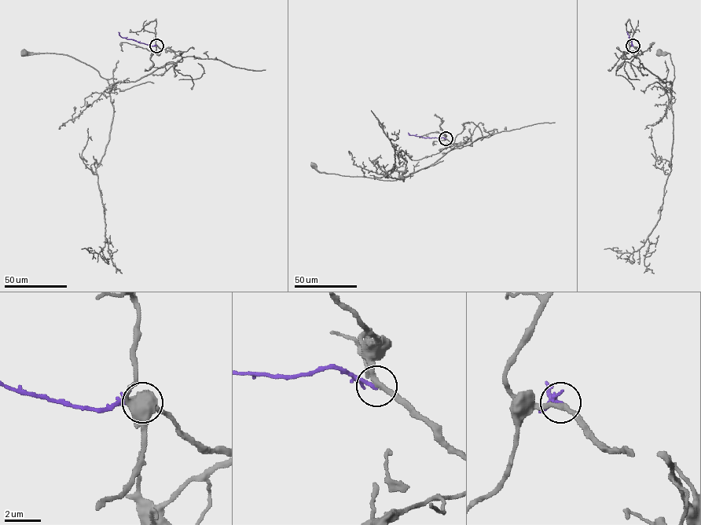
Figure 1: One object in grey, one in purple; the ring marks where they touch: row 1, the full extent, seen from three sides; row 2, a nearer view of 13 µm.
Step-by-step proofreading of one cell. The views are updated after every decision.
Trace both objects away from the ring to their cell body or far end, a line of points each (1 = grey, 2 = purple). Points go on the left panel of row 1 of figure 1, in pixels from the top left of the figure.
1: (156, 45), (180, 56), (181, 60), (111, 87), (96, 69), (67, 55), (25, 54)
2: (156, 45), (122, 38), (118, 31)

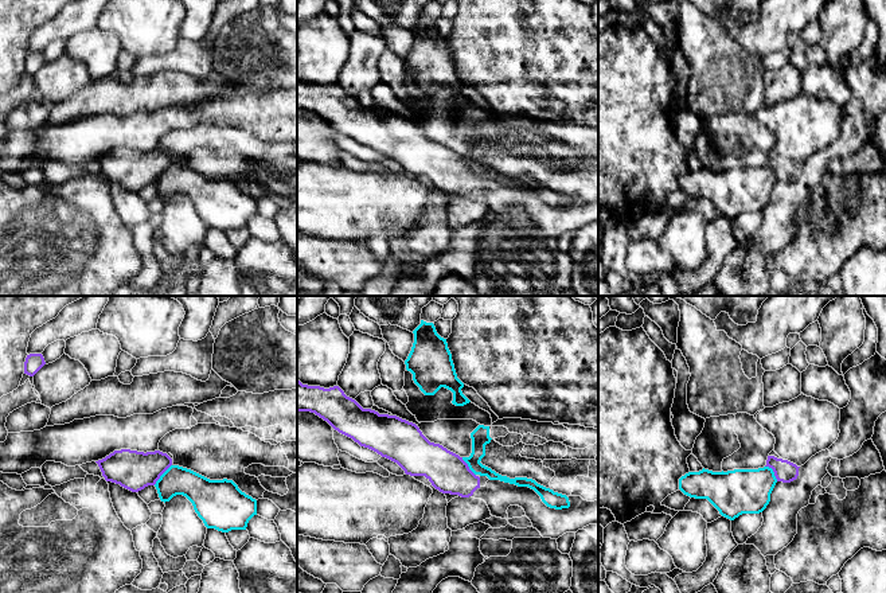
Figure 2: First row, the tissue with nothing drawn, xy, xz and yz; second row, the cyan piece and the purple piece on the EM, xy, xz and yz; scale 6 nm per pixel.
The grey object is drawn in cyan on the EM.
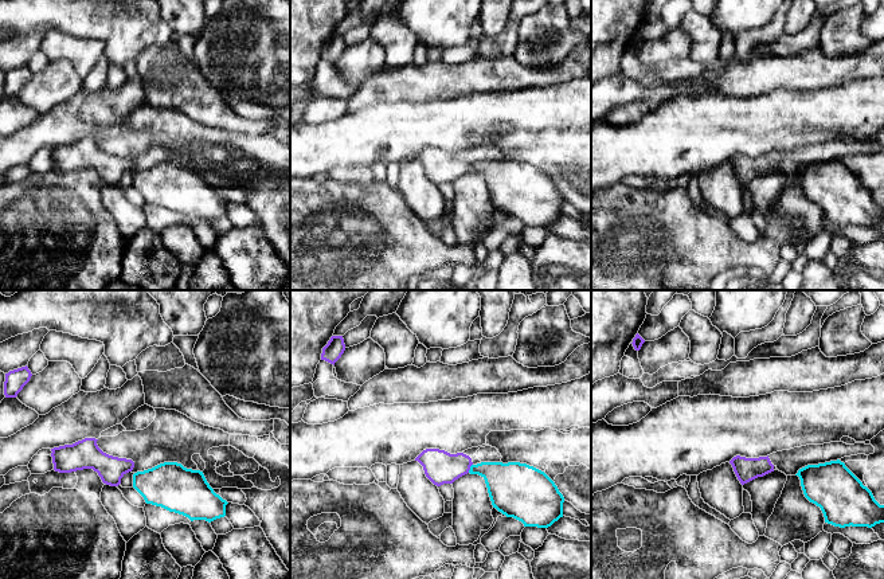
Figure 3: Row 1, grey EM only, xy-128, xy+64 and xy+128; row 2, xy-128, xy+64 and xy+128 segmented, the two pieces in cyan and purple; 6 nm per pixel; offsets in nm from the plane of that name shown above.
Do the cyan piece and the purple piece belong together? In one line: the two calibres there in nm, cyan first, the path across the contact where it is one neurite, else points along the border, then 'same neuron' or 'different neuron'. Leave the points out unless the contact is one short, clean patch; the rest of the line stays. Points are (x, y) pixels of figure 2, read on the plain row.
180 nm thick on the cyan side, 240 nm on the other; border along xy (171, 163), (153, 183); different neuron

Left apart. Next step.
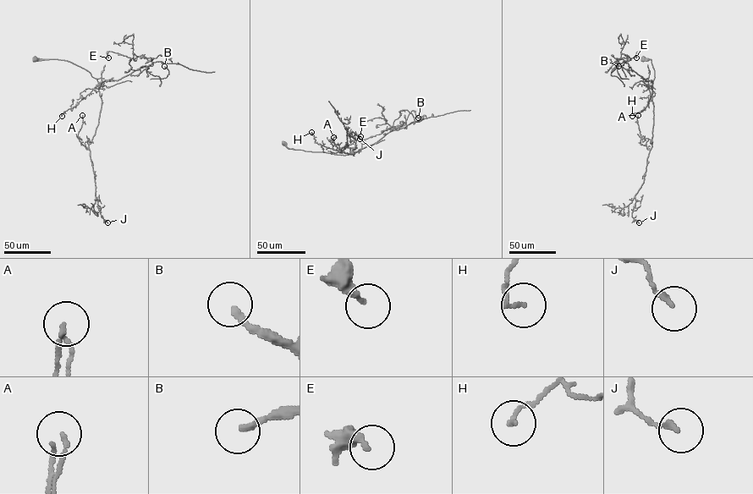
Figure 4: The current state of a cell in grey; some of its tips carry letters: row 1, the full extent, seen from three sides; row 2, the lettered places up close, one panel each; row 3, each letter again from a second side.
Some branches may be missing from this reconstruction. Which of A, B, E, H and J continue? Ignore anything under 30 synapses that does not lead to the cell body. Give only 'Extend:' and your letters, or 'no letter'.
Extend: no letter

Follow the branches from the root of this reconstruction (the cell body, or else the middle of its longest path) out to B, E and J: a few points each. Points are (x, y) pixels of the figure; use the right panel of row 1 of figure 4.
B: (643, 60), (651, 60), (652, 85), (630, 67), (628, 72), (618, 65), (611, 75), (621, 80), (618, 66)
E: (643, 60), (651, 60), (652, 85), (625, 62), (628, 56), (630, 59), (639, 51), (636, 57)
J: (643, 60), (651, 59), (654, 69), (653, 123), (651, 147), (644, 182), (634, 196), (632, 213), (639, 222)

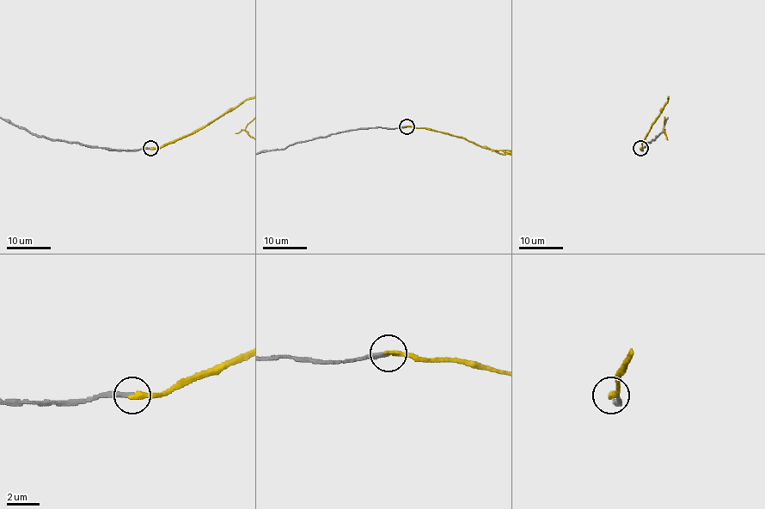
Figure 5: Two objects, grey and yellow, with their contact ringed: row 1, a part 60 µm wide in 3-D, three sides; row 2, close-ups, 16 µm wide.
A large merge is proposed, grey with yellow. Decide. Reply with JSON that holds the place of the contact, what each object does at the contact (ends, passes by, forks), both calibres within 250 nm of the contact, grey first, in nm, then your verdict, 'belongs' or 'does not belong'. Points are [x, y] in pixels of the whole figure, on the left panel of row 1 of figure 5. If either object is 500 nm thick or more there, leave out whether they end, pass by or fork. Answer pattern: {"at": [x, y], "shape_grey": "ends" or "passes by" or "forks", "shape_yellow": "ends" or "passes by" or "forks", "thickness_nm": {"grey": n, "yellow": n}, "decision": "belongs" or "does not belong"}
{"at": [150, 148], "shape_grey": "ends", "shape_yellow": "ends", "thickness_nm": {"grey": 240, "yellow": 280}, "decision": "belongs"}

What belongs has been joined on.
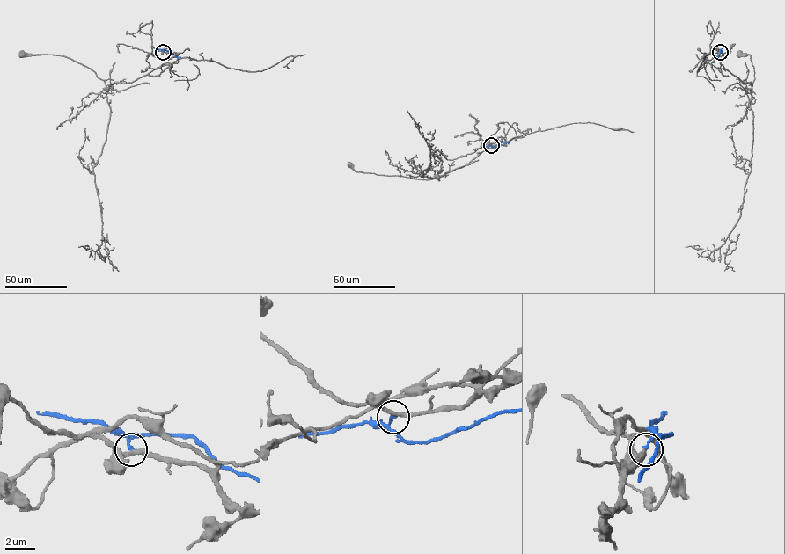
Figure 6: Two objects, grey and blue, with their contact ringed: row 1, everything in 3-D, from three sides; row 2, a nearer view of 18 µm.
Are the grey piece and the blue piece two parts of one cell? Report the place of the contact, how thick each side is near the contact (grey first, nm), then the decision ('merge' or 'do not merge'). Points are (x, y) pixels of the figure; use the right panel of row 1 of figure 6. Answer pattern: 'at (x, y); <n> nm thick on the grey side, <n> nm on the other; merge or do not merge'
at (720, 52); 280 nm thick on the grey side, 200 nm on the other; merge

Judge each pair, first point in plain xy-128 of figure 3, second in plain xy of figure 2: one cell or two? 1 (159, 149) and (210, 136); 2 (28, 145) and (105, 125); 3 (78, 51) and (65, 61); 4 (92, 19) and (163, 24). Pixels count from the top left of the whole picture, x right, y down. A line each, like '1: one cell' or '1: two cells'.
1: one cell
2: two cells
3: two cells
4: one cell

